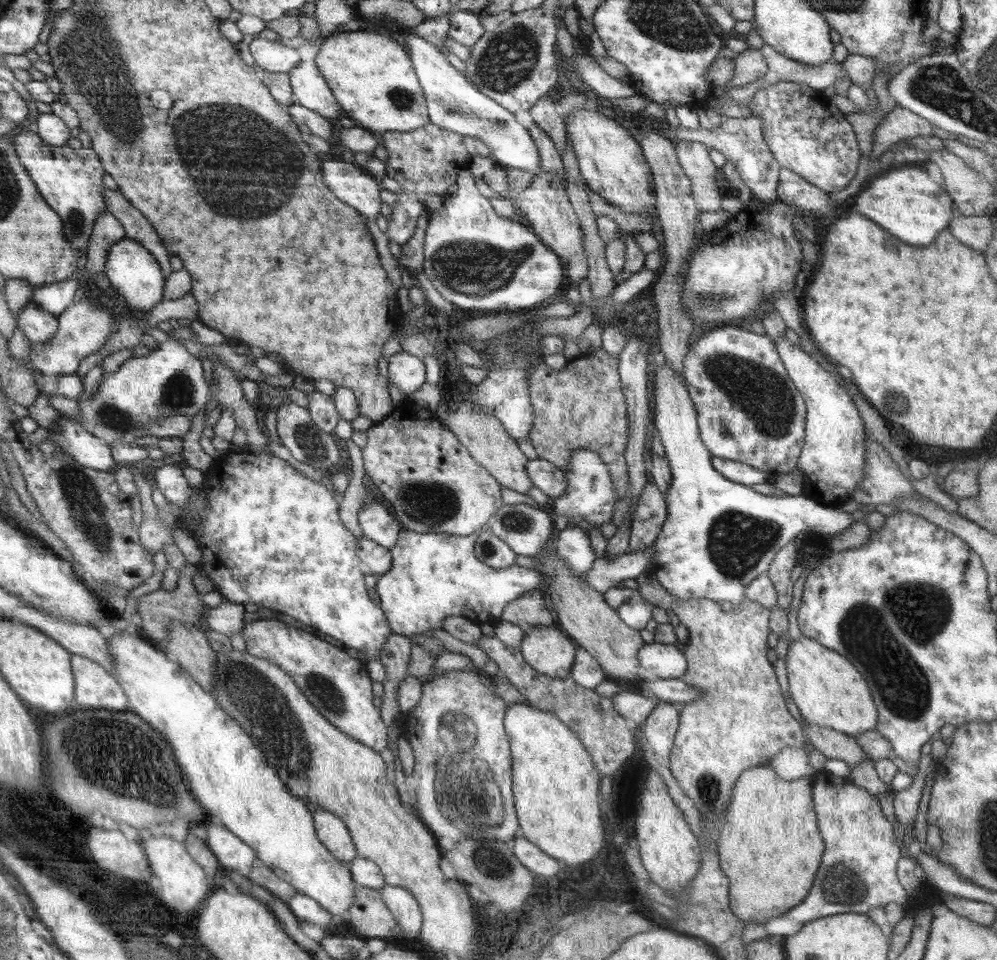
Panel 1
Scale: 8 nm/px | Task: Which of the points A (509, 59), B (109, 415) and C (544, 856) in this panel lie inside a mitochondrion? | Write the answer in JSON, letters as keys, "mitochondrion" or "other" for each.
{"A":"mitochondrion","B":"mitochondrion","C":"other"}

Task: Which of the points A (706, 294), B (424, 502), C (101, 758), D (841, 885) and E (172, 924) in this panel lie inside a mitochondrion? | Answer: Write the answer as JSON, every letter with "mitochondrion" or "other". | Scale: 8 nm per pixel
{"A":"mitochondrion","B":"mitochondrion","C":"mitochondrion","D":"mitochondrion","E":"other"}

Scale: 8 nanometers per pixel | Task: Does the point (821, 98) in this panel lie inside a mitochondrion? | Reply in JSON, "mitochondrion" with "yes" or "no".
{"mitochondrion":"no"}

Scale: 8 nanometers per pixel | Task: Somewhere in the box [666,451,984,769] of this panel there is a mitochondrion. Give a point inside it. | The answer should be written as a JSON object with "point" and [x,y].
{"point":[885,640]}

